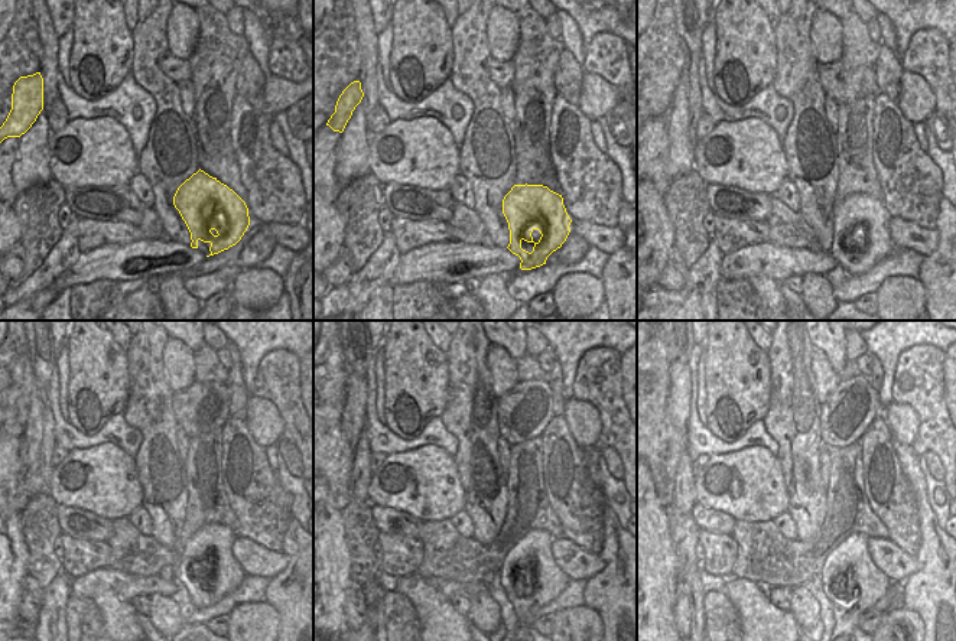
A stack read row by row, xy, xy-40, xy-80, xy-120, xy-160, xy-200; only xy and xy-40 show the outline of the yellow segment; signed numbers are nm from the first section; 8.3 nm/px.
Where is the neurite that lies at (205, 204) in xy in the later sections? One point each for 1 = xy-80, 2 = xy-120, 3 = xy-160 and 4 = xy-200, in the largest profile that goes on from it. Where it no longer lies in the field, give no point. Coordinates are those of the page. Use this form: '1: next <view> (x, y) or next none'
1: next xy-80 (854, 212)
2: next xy-120 (226, 575)
3: next xy-160 (529, 575)
4: next xy-200 (849, 579)

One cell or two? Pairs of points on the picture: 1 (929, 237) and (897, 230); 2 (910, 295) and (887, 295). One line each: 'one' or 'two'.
1: one
2: one

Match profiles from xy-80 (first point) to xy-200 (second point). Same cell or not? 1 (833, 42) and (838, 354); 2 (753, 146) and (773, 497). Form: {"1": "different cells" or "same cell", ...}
{"1": "different cells", "2": "same cell"}

